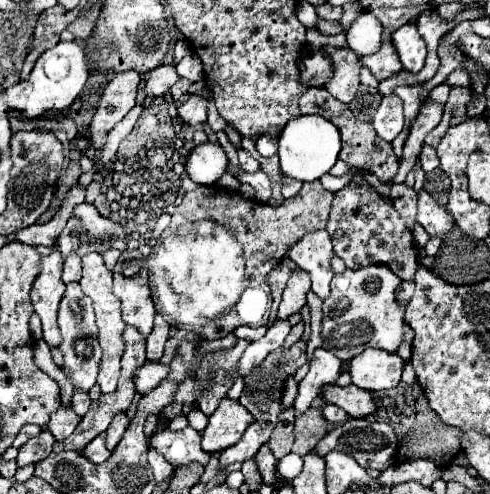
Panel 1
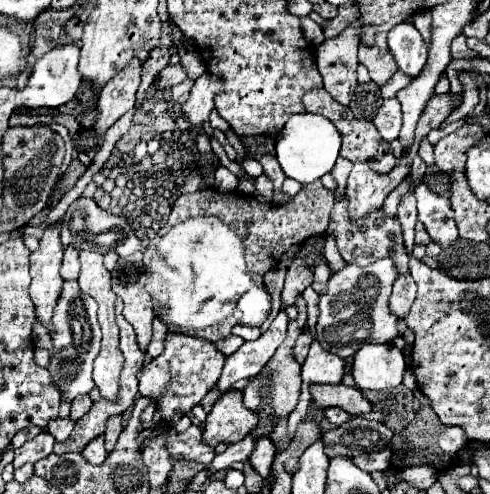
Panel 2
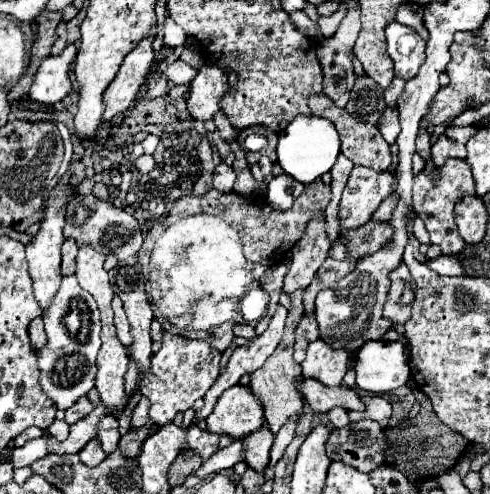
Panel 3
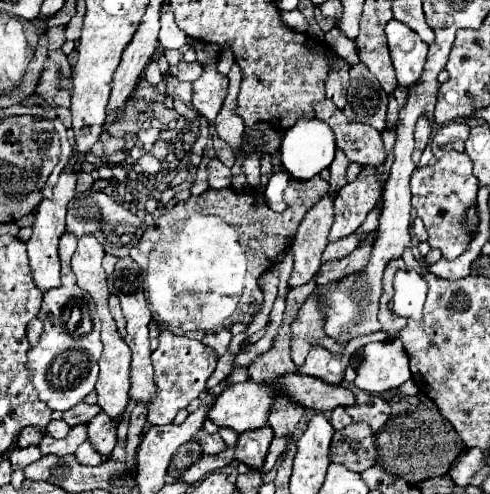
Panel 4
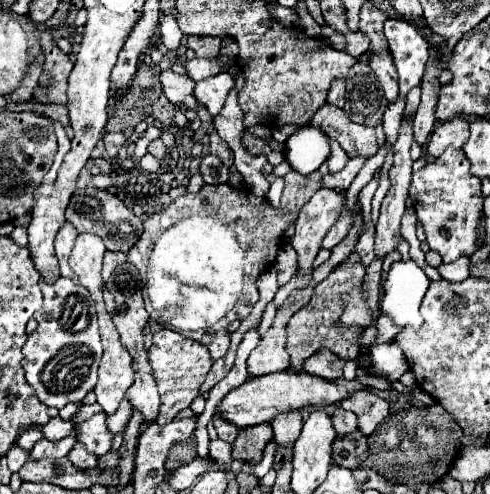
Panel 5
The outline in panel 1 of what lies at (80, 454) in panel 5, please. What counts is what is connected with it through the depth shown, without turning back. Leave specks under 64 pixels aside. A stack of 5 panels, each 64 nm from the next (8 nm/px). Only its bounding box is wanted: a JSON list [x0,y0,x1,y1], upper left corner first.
[84,434,110,464]

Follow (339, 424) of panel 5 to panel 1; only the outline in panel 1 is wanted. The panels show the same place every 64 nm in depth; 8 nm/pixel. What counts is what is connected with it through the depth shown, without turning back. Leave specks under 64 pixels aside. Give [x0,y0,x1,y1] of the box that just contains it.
[322,404,348,424]

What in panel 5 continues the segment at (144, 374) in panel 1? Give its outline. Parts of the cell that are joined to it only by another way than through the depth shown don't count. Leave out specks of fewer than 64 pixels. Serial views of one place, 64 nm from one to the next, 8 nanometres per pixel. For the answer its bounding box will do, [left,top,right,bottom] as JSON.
[148,330,212,424]

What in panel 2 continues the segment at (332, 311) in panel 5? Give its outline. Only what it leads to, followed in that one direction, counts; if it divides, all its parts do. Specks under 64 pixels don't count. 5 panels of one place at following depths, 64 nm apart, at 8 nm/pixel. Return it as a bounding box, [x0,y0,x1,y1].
[294,328,312,364]

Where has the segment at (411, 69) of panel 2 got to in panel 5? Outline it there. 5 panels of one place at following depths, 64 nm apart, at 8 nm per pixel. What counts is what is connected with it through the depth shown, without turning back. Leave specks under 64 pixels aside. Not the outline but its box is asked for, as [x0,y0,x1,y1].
[384,20,430,96]

